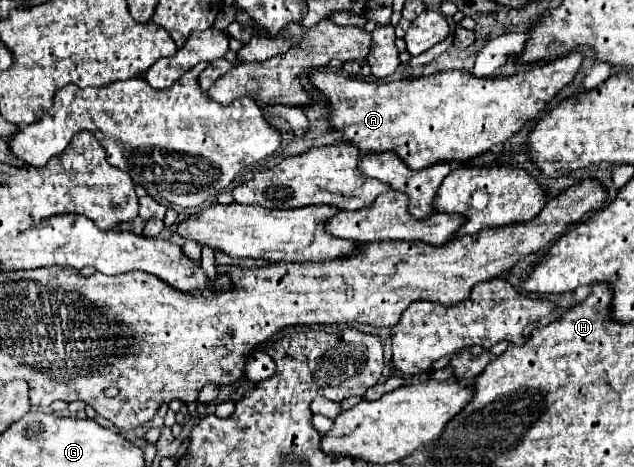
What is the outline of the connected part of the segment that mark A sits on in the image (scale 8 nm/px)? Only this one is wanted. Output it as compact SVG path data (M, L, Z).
M573 52L563 58L533 66L531 70L507 76L507 78L477 78L465 70L445 70L423 78L403 78L397 82L365 82L361 78L351 78L337 74L333 70L313 72L311 82L329 98L333 108L331 126L345 134L345 138L355 144L363 154L369 152L395 152L411 170L421 170L435 162L467 162L473 160L497 144L507 142L515 136L525 122L539 116L545 106L569 86L583 64L583 54Z

